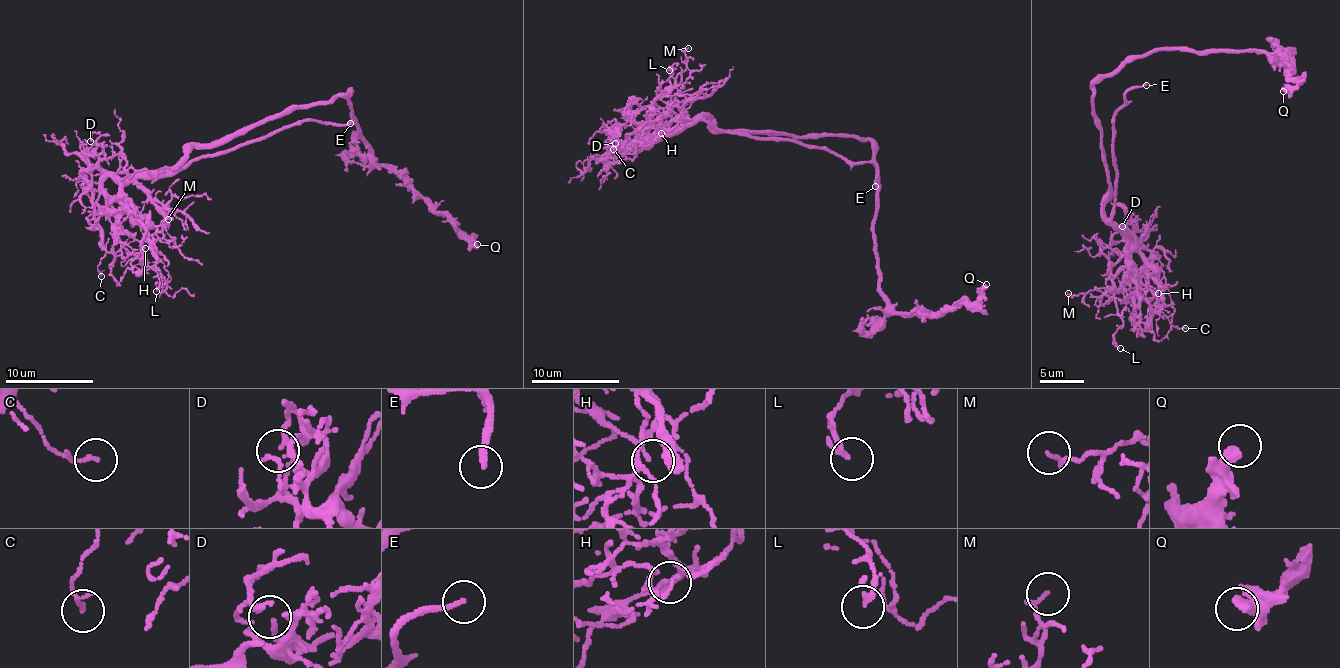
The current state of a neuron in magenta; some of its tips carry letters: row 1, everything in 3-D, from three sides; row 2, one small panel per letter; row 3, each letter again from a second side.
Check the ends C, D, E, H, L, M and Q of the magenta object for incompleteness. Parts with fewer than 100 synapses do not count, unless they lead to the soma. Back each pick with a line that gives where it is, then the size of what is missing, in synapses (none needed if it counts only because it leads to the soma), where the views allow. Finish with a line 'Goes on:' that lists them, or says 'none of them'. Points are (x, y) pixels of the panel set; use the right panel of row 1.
E: place (1146, 85)
Goes on: E

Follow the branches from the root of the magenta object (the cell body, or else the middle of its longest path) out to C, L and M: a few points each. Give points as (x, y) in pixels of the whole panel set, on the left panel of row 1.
C: (307, 105), (135, 176), (117, 227), (133, 251), (103, 248), (101, 276)
L: (307, 105), (200, 143), (173, 167), (137, 175), (124, 186), (144, 229), (140, 252), (158, 273), (156, 291)
M: (307, 105), (200, 143), (173, 167), (137, 175), (124, 186), (142, 223), (167, 225), (168, 219)

